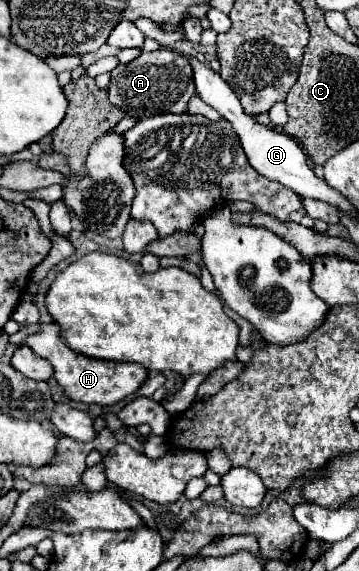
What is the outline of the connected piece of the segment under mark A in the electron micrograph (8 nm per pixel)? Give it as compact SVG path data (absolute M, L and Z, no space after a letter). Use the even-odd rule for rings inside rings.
M164 47L150 53L144 51L138 59L120 65L110 73L108 99L112 105L120 107L126 117L146 119L158 113L180 115L186 113L192 95L194 95L194 79L190 63Z

